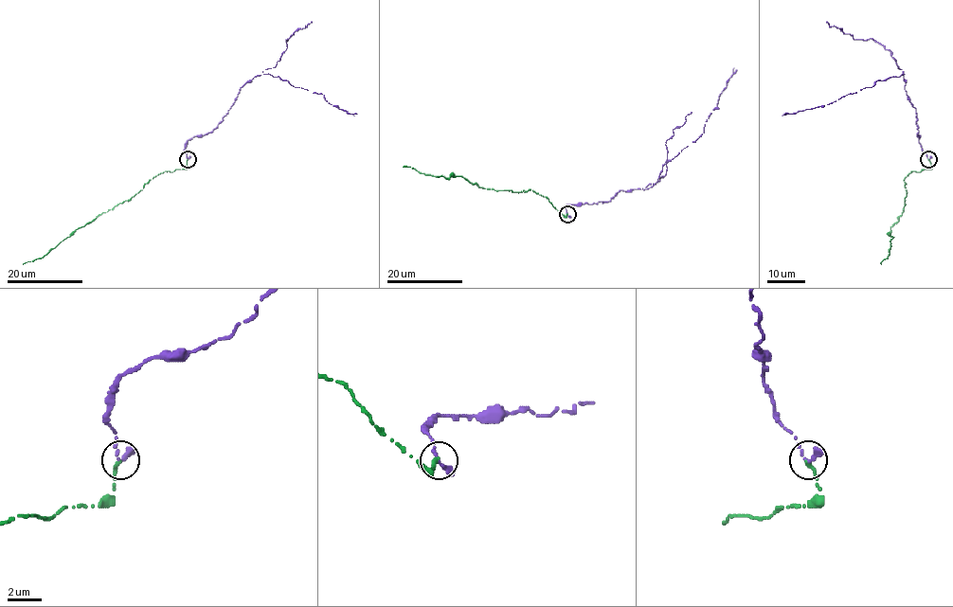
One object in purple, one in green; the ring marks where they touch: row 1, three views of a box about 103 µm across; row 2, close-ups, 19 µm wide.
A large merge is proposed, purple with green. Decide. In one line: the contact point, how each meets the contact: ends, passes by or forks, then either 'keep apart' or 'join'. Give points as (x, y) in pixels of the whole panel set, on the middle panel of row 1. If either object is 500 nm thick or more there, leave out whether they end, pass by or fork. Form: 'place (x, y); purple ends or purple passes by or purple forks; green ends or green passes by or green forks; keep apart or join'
place (567, 214); purple passes by; green ends; join

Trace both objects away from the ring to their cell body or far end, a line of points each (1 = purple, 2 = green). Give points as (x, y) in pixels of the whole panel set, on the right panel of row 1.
1: (929, 159), (919, 141), (916, 109), (905, 88), (904, 74), (877, 80), (872, 87), (828, 104), (782, 116)
2: (928, 159), (931, 168), (911, 171), (904, 180), (905, 205), (890, 227), (890, 254), (881, 264)

